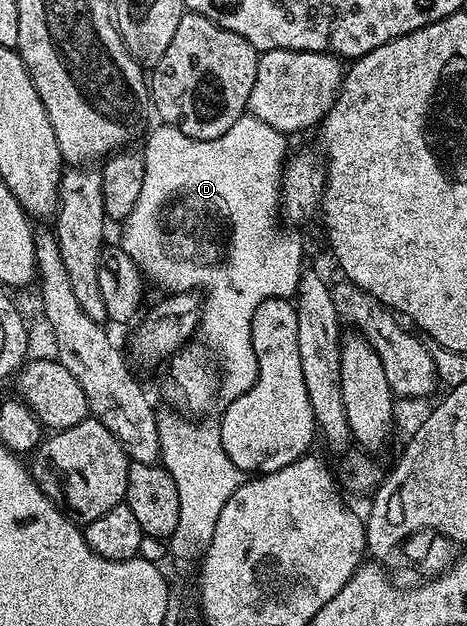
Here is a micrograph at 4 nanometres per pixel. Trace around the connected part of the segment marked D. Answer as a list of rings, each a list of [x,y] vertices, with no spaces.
[[[248,115],[239,118],[219,139],[210,141],[191,139],[164,123],[158,126],[150,131],[149,138],[148,133],[144,138],[143,191],[139,203],[135,203],[135,211],[120,226],[119,244],[152,284],[154,281],[162,285],[170,294],[196,290],[201,295],[199,333],[205,336],[204,344],[215,351],[220,400],[232,403],[251,391],[257,382],[257,360],[251,343],[251,319],[255,311],[267,299],[292,298],[301,282],[305,245],[297,231],[277,226],[287,137]]]

